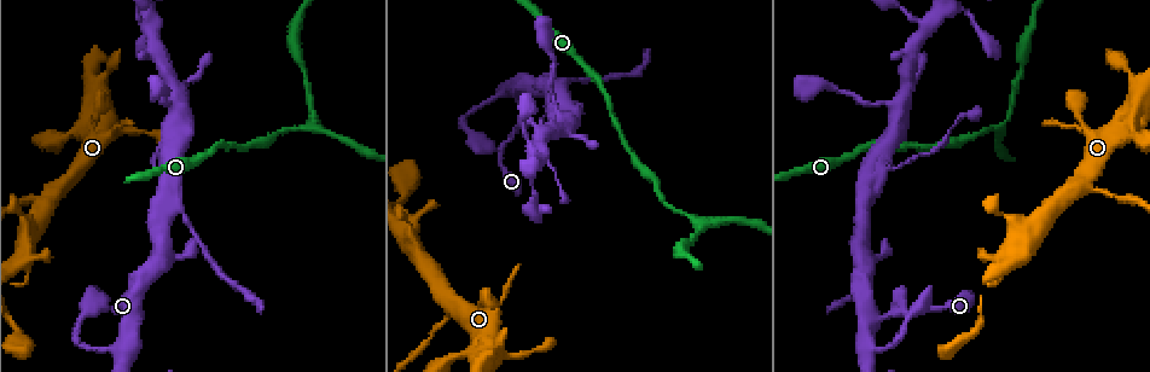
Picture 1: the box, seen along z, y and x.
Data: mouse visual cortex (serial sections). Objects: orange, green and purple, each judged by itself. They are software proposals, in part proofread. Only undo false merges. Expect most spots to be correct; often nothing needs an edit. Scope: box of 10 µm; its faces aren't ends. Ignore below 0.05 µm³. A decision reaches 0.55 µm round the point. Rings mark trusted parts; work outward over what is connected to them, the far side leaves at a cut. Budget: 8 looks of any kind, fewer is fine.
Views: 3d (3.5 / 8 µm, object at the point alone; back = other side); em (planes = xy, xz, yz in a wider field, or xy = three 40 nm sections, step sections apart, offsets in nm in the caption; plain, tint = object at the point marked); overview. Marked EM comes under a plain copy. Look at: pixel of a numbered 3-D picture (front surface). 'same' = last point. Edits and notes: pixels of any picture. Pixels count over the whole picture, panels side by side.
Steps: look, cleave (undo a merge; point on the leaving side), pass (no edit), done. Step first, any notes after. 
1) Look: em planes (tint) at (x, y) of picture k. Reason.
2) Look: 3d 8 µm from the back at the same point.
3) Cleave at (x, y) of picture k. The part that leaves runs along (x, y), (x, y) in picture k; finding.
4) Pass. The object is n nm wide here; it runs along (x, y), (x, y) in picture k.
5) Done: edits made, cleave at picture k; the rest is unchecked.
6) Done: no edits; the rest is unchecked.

Look: 3d 3.5 µm at (517, 97) of picture 1. Branch point.

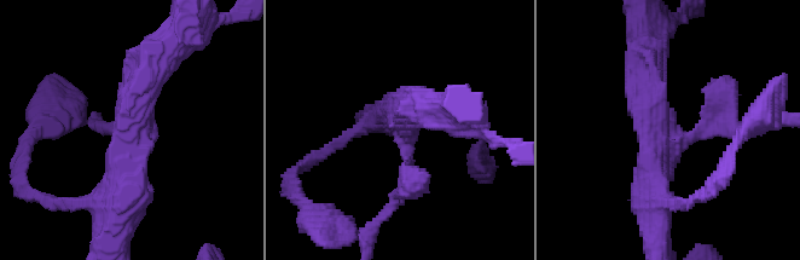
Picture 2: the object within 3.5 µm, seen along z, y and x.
Look: em planes (tint) at (135, 139) of picture 2.

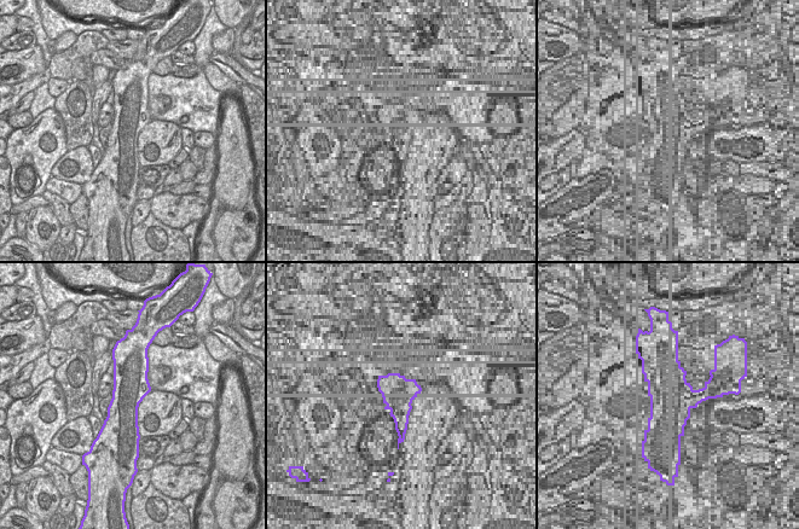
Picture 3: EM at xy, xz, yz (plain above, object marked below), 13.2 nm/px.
Pass. The arms are 150, 450, 500 nm wide; all the same cell.

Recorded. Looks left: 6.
Look: 3d 3.5 µm at (68, 184) of picture 1. Side arm on a straight run.

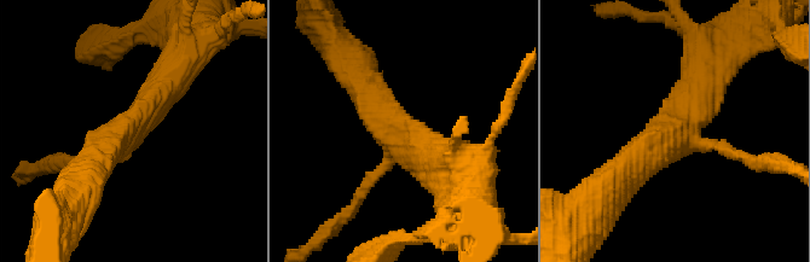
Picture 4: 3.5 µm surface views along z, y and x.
Look: em planes (tint) at (130, 125) of picture 4.

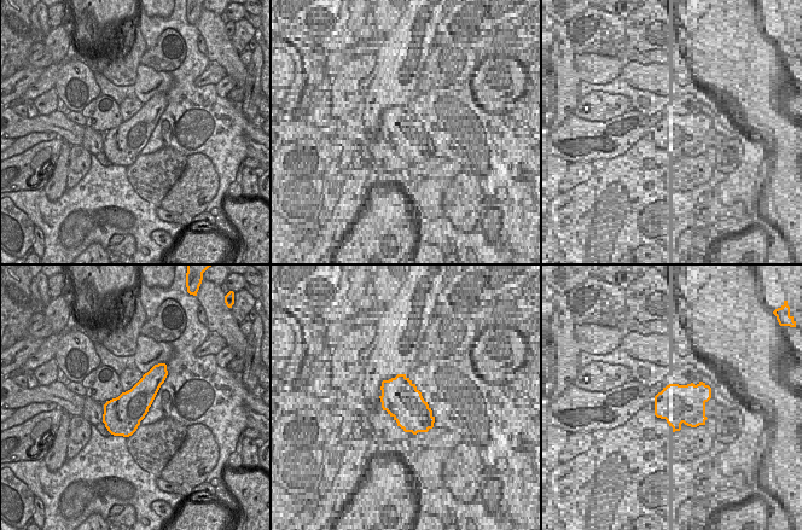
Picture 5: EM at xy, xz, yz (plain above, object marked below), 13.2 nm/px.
Pass. 3 arms meet here; it runs along (175, 67), (150, 108), (91, 170) in picture 4; one cell here.

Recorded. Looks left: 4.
Look: 3d 8 µm from the back at (314, 128) of picture 1. Branch point.

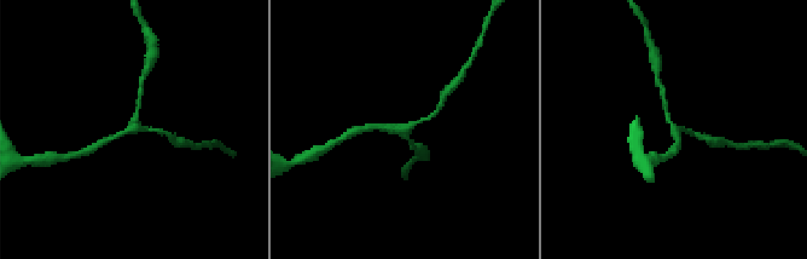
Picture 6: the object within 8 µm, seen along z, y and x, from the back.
Look: 3d 3.5 µm from the back at the same point. Zoom in.

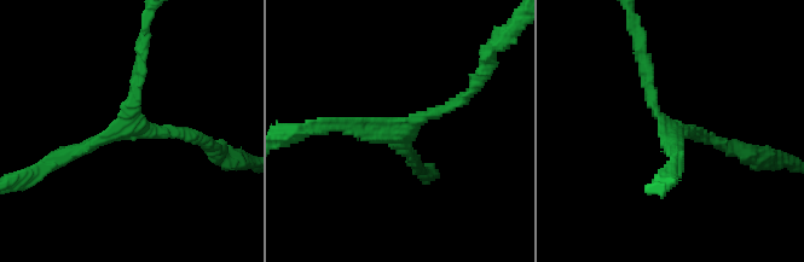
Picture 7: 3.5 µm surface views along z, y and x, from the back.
Look: em planes (tint) at (402, 128) of picture 7.

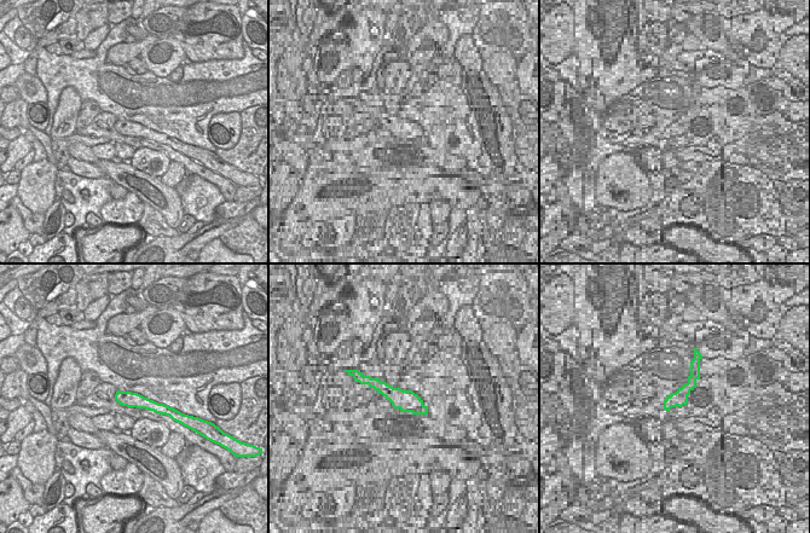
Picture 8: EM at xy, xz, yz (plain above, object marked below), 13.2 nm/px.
Pass. The arms are 150, 150, 200 nm wide; it runs along (117, 397), (138, 400), (169, 411) in picture 8; one cell here.

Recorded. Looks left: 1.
Done: no edits; the rest is unchecked.

